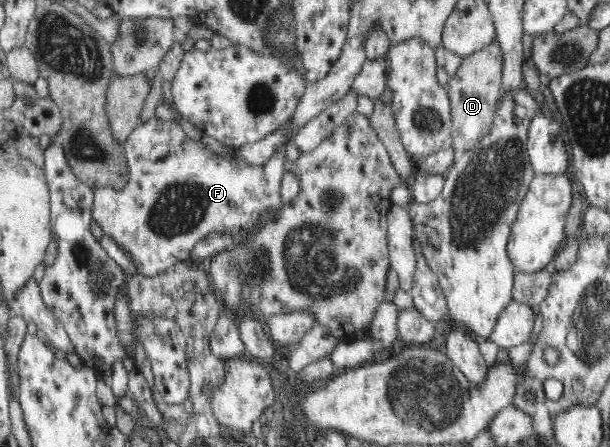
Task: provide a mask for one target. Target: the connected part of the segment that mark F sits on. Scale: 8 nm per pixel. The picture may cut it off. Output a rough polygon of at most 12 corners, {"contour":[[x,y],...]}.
{"contour":[[154,117],[128,181],[91,216],[136,273],[211,233],[237,241],[283,206],[287,144],[263,164]]}

